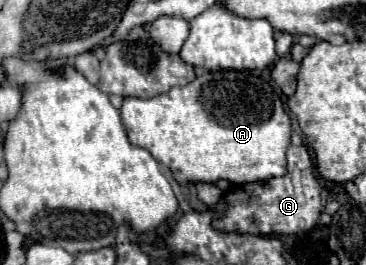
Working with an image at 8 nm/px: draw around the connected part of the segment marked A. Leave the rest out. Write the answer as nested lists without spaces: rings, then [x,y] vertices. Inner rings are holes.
[[[204,71],[188,85],[172,87],[168,93],[152,99],[124,97],[120,117],[130,143],[148,149],[158,163],[170,169],[174,181],[180,185],[216,183],[220,179],[244,185],[286,175],[286,149],[292,133],[290,117],[278,93],[264,79],[248,71]]]

